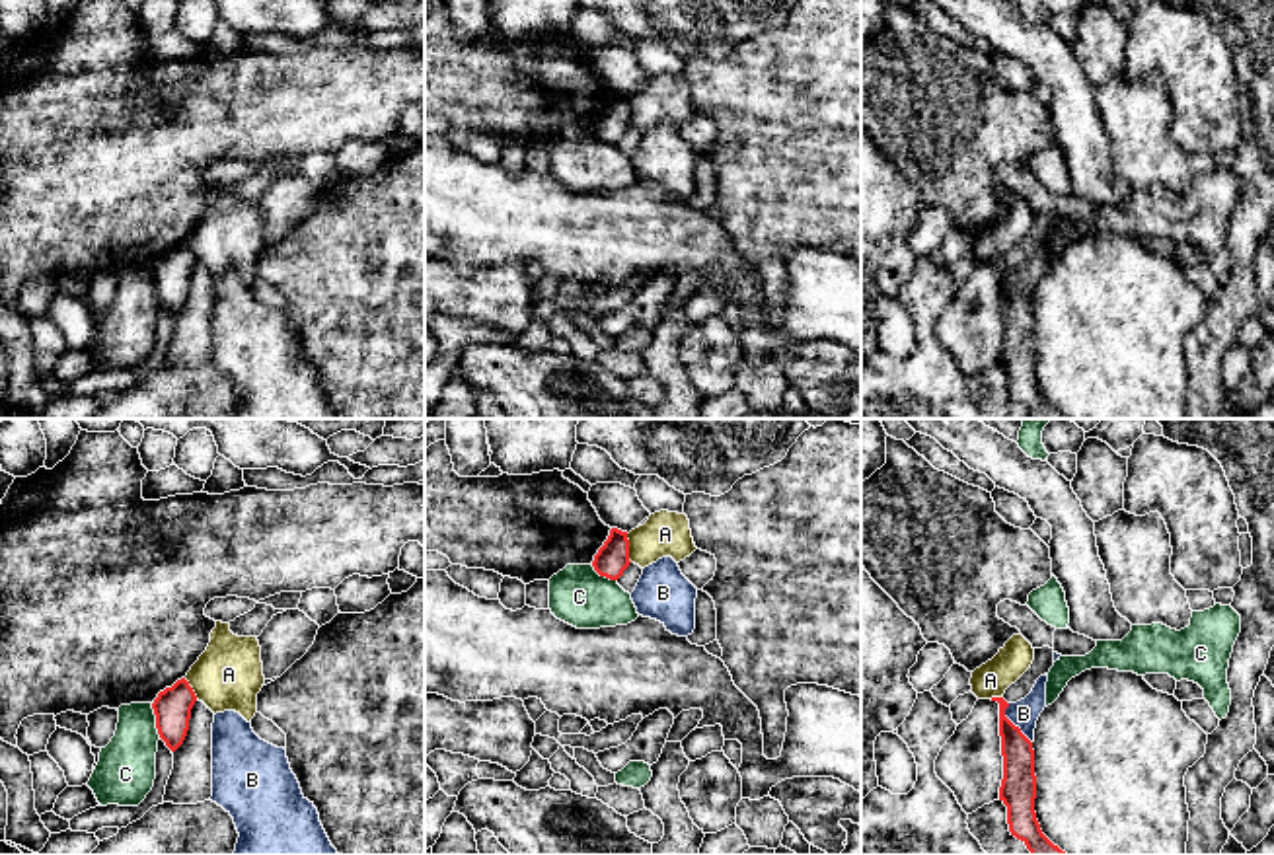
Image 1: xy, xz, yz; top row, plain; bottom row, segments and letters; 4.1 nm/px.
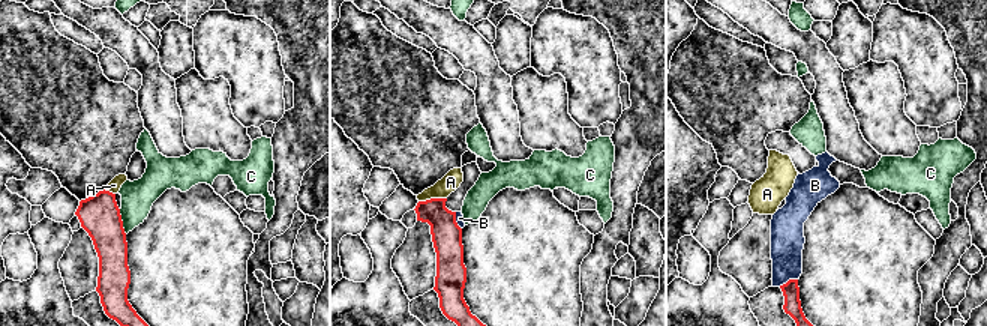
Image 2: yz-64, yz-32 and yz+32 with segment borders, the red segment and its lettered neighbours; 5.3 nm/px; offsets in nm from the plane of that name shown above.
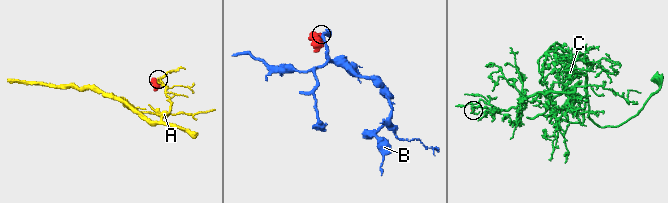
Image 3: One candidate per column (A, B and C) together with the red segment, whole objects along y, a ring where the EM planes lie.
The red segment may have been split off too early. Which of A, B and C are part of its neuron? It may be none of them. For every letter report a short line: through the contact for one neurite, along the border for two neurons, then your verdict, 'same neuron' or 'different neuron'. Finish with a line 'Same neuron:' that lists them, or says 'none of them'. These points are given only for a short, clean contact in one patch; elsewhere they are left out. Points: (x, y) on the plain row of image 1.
A: xz (626, 98), (632, 125) | different neuron
B: yz (1008, 267), (1006, 279), (1031, 306) | different neuron
C: xy (150, 267), (160, 300) | different neuron
Same neuron: none of them

